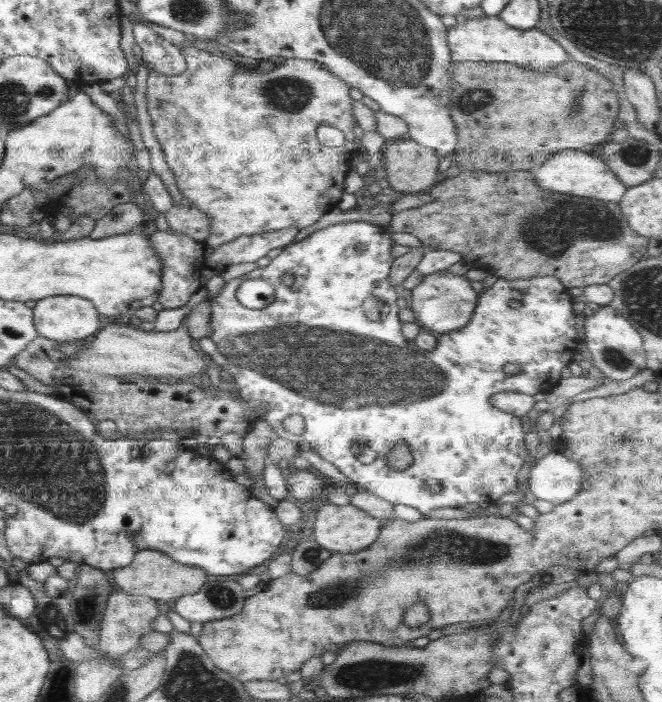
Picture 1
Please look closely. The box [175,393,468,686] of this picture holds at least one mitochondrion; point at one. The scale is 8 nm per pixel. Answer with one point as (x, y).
(222, 596)

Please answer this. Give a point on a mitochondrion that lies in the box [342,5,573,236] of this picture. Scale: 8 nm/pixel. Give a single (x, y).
(475, 99)

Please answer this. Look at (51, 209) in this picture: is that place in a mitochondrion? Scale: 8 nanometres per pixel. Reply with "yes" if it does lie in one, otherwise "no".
no

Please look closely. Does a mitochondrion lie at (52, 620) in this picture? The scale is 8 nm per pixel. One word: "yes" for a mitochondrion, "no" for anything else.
yes

